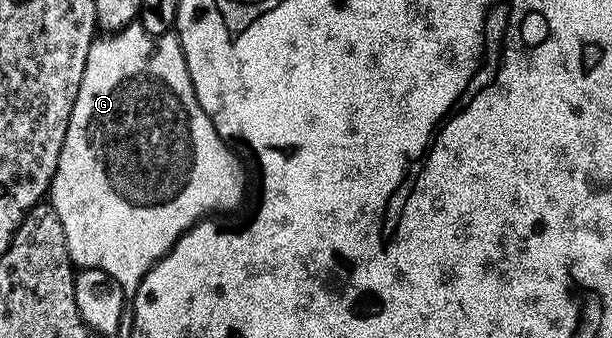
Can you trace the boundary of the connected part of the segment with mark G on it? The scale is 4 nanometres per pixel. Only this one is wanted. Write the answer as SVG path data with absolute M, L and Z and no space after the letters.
M137 22L119 28L113 34L102 34L95 39L88 50L88 62L84 66L84 78L80 82L80 94L76 94L76 102L72 106L72 114L68 122L68 134L64 138L64 146L60 154L60 162L56 166L54 181L50 183L48 203L60 214L60 222L64 226L64 238L68 242L70 262L75 269L99 268L104 270L128 294L138 289L144 274L158 261L161 256L169 252L191 226L199 220L207 219L211 214L226 214L229 208L234 208L243 200L248 192L248 172L243 161L236 155L235 149L220 138L216 126L204 114L194 97L194 87L188 74L186 59L177 35L150 36Z

